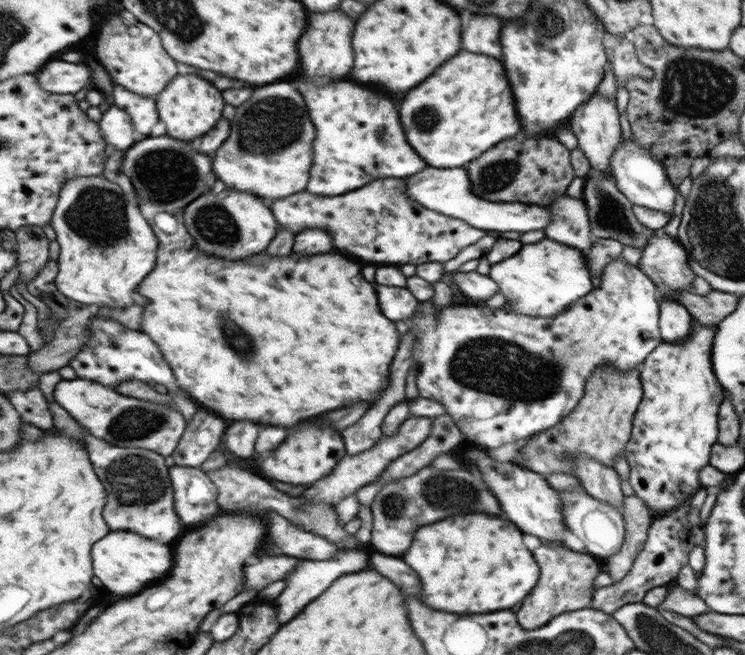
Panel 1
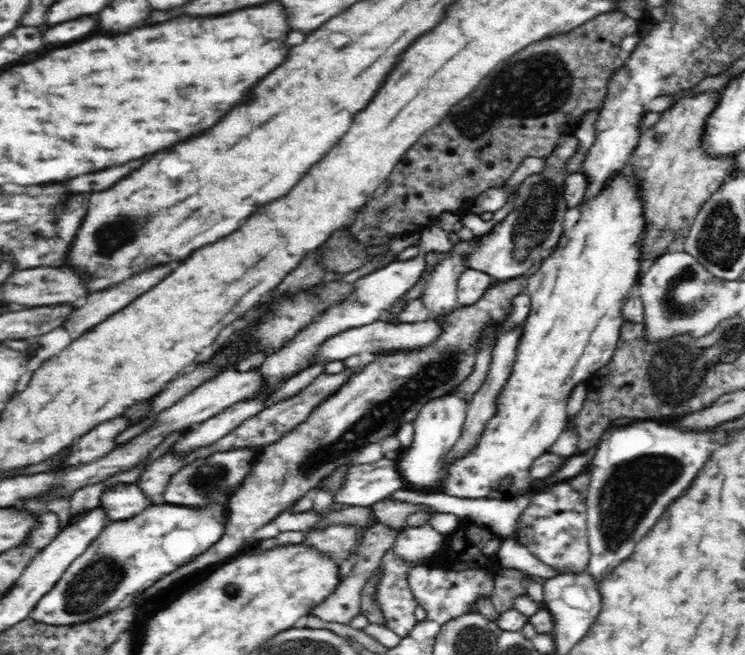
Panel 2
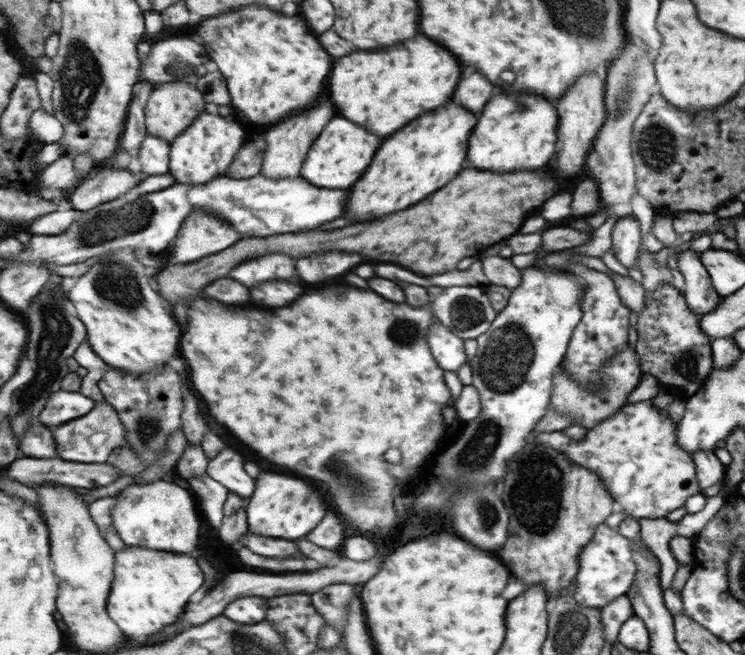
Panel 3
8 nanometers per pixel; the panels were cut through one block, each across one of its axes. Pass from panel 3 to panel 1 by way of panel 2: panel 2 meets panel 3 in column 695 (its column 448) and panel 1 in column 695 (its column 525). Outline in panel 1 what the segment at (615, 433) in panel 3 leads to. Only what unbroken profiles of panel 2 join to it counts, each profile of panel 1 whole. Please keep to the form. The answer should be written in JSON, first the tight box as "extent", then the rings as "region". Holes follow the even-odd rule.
{"extent":[592,320,724,615],"region":[[[692,320],[692,334],[686,340],[676,343],[663,340],[657,346],[658,350],[649,354],[650,362],[646,362],[646,366],[640,366],[644,400],[633,421],[632,440],[628,442],[624,452],[630,467],[628,480],[635,495],[646,502],[654,518],[650,524],[645,548],[638,554],[630,573],[622,580],[594,590],[592,608],[595,610],[613,615],[621,606],[642,601],[651,588],[668,585],[677,580],[682,566],[688,564],[690,551],[705,544],[706,532],[702,528],[700,510],[692,508],[690,499],[704,487],[700,479],[701,471],[704,466],[708,466],[712,446],[716,444],[720,433],[719,419],[724,390],[712,370],[712,343],[716,329],[718,326],[704,328],[702,324]]]}

